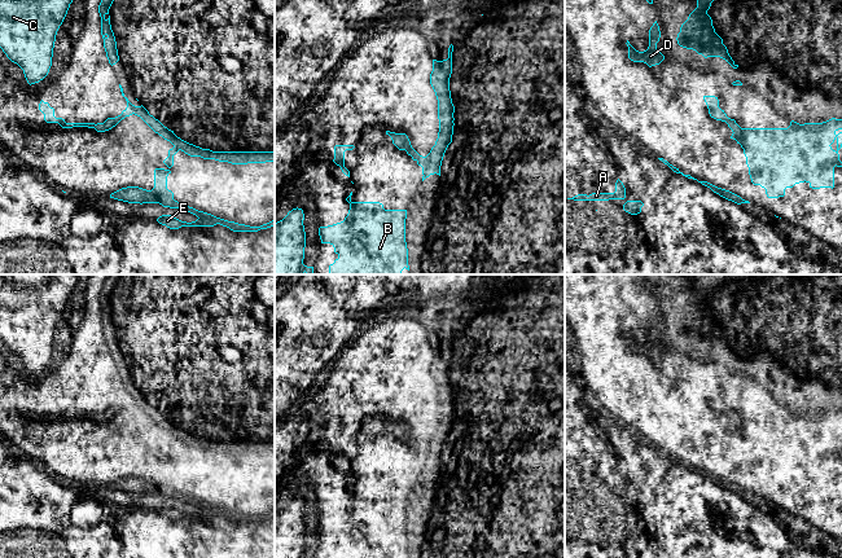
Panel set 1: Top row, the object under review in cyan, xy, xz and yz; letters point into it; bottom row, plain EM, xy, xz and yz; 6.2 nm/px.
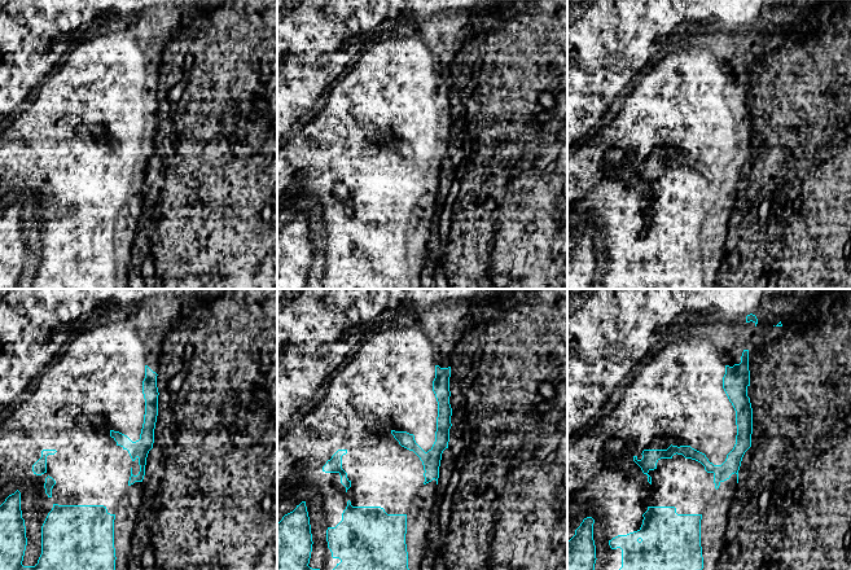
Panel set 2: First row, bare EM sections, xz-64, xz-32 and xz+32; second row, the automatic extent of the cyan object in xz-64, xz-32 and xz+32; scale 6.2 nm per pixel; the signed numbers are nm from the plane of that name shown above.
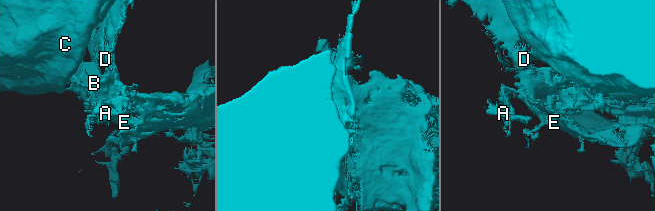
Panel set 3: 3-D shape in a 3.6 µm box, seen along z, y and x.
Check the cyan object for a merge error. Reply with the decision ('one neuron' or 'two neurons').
two neurons

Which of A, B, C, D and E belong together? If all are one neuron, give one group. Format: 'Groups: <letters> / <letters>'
Groups: A D E / B C

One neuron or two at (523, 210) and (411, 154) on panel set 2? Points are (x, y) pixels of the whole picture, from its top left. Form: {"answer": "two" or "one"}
{"answer": "two"}

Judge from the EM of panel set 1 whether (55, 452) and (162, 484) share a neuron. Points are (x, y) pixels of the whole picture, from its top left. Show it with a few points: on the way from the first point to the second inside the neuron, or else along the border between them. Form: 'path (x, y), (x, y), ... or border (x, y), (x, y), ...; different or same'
path (82, 452), (131, 453), (135, 457); same

